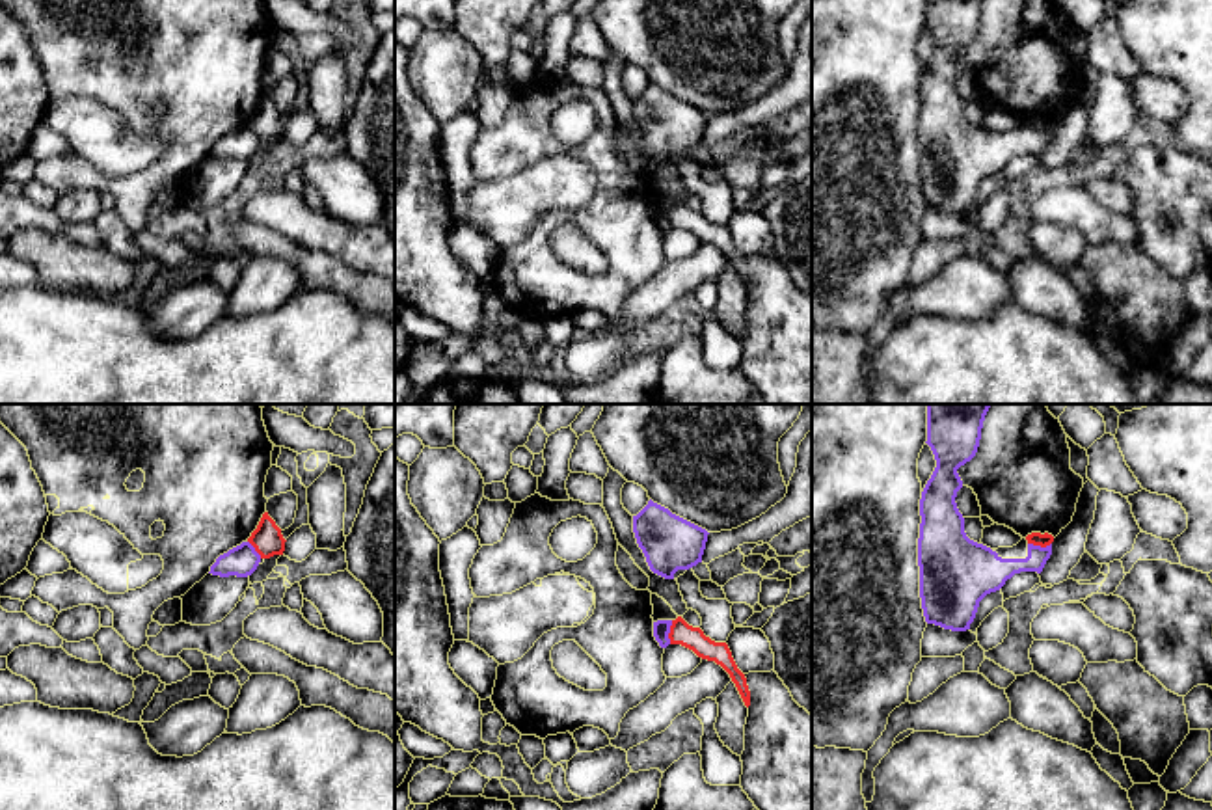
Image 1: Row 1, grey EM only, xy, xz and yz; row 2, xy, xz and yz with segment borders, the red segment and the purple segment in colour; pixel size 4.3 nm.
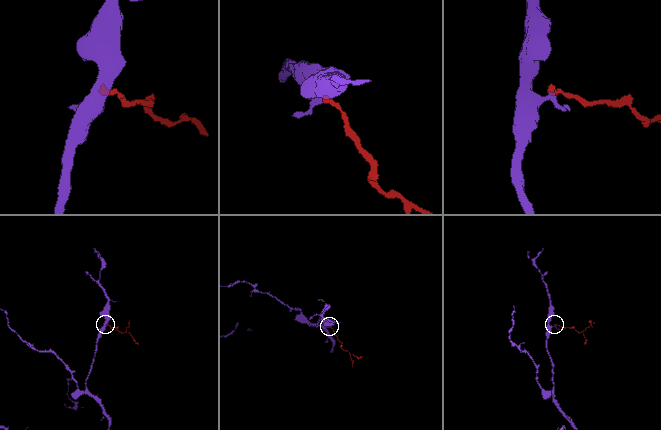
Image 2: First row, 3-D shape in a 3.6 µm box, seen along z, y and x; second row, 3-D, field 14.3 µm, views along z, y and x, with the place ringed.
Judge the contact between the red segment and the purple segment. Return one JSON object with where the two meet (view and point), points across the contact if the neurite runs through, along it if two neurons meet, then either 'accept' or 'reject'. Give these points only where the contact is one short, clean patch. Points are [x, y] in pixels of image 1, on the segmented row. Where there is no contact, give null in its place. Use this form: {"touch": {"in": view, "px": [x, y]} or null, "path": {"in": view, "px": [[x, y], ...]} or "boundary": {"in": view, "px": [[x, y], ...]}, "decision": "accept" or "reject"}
{"touch": {"in": "xz", "px": [671, 632]}, "boundary": {"in": "xz", "px": [[673, 620], [669, 643]]}, "decision": "reject"}

